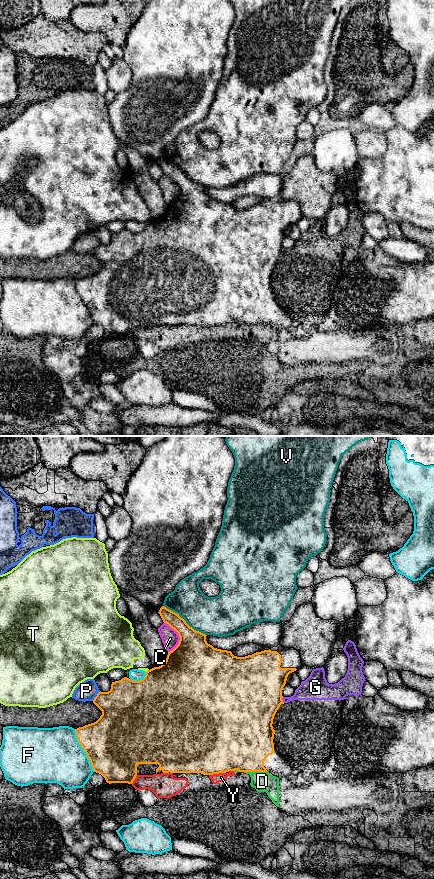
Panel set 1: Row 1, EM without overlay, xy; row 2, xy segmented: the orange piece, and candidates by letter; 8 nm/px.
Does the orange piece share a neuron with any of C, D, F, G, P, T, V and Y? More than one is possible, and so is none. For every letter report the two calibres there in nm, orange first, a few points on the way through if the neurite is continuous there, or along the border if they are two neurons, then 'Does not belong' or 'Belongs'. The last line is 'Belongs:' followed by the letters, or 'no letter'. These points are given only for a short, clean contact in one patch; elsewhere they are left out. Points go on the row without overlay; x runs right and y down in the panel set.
C: Thickness 400 nm (orange) against 140 nm. Does not belong
D: Thickness 420 nm (orange) against 160 nm. Does not belong
F: Thickness 460 nm (orange) against 440 nm. Does not belong
G: Thickness 480 nm (orange) against 180 nm. Does not belong
P: Thickness 380 nm (orange) against 160 nm. Boundary: xy (100, 243), (92, 252). Does not belong
T: Thickness 480 nm (orange) against 30 nm. Boundary: xy (148, 221), (146, 224). Does not belong
V: Thickness 260 nm (orange) against 300 nm. Does not belong
Y: Thickness 500 nm (orange) against 80 nm. Does not belong
Belongs: no letter

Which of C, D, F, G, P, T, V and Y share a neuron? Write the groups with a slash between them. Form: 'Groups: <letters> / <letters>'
Groups: C / D Y / F / G / P / T / V

